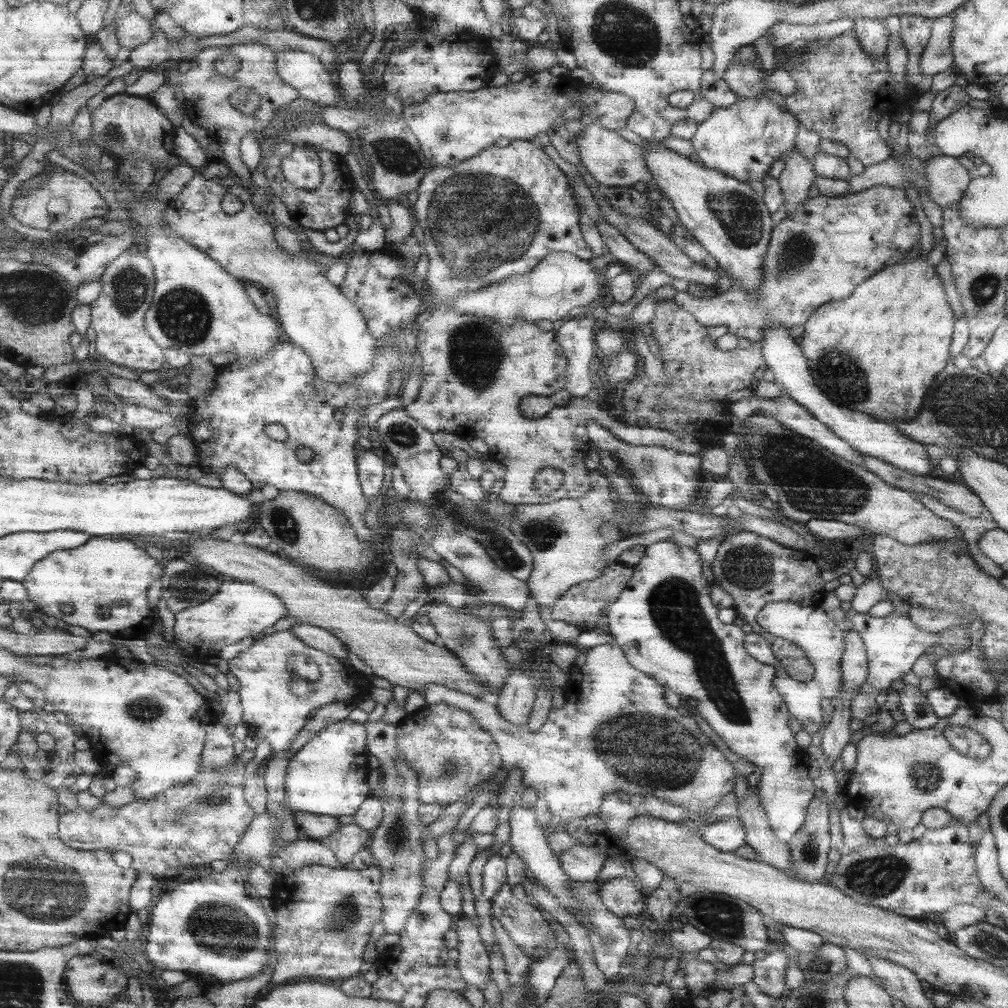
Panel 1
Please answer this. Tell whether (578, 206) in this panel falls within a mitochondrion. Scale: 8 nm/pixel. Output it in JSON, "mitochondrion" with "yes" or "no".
{"mitochondrion":"no"}

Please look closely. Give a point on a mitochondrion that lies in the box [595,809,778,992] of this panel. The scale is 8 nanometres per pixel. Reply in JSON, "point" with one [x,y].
{"point":[722,917]}

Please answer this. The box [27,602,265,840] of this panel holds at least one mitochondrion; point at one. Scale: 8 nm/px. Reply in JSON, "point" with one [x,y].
{"point":[217,801]}

